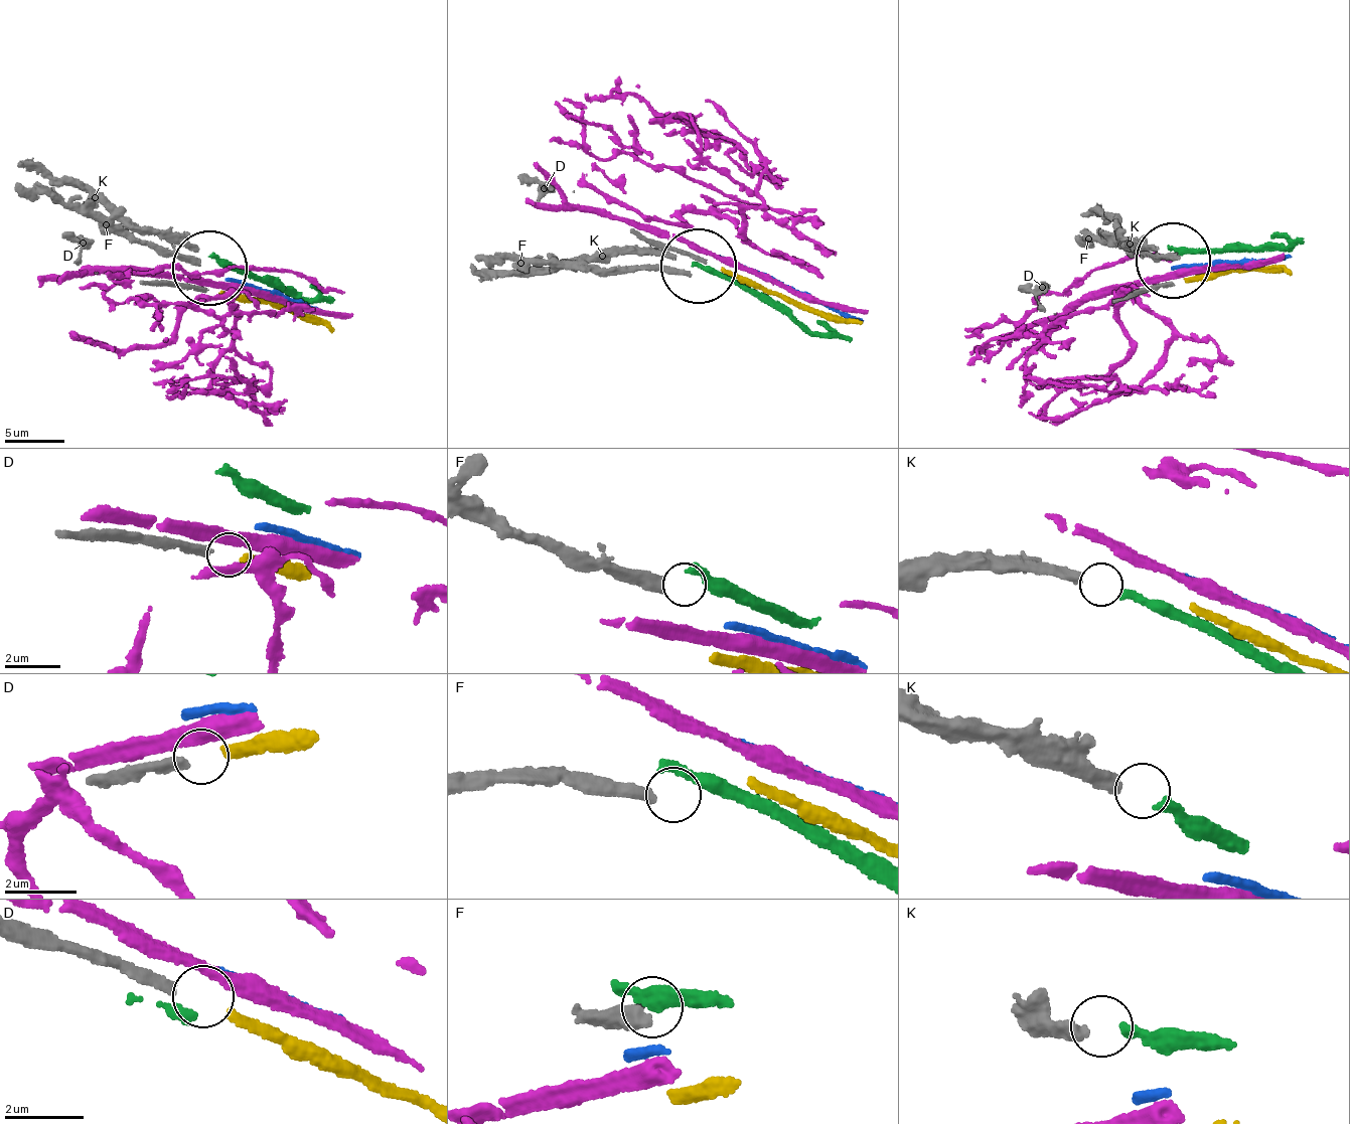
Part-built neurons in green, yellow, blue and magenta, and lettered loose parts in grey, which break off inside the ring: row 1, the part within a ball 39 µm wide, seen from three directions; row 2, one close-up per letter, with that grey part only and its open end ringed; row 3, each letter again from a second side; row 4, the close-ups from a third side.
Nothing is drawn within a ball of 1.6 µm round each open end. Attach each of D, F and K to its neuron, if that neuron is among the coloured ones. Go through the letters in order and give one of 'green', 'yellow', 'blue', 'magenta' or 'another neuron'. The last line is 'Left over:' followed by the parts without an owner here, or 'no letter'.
D: yellow
F: another neuron
K: green
Left over: F

